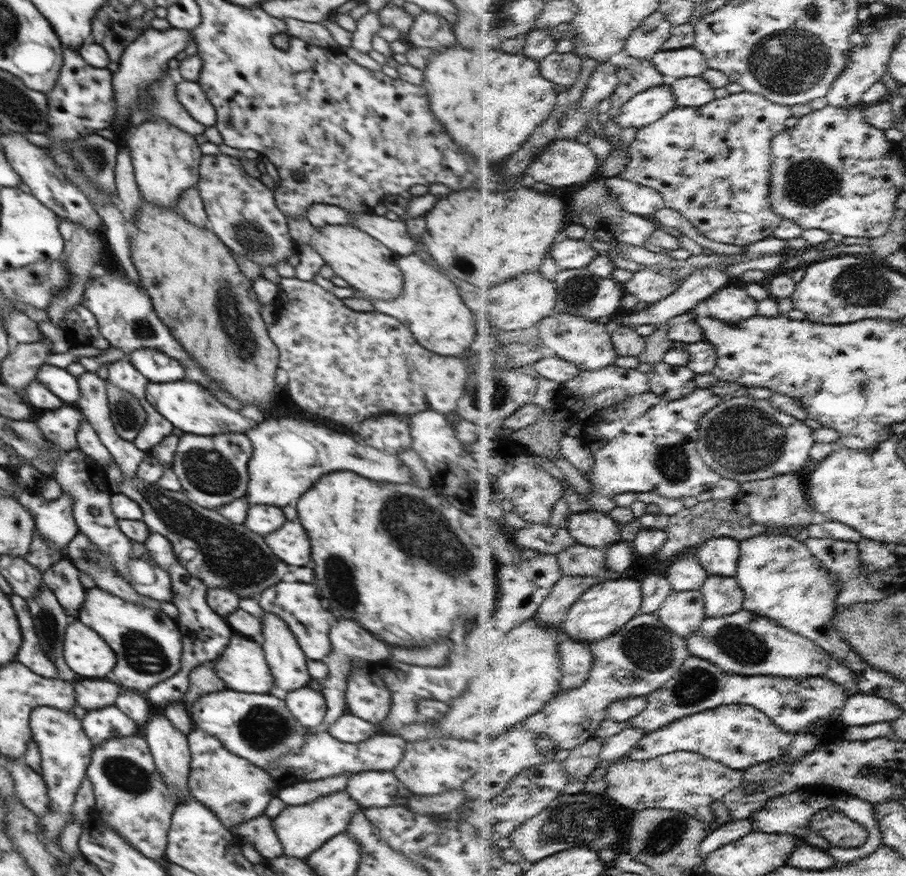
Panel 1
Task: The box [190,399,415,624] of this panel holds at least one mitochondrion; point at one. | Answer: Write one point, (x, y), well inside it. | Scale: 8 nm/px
(338, 575)

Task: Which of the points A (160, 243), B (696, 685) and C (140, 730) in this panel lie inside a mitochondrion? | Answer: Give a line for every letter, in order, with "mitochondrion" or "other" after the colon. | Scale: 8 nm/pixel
A: other
B: mitochondrion
C: other

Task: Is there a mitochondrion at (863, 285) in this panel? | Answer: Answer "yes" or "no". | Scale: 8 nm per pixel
yes

